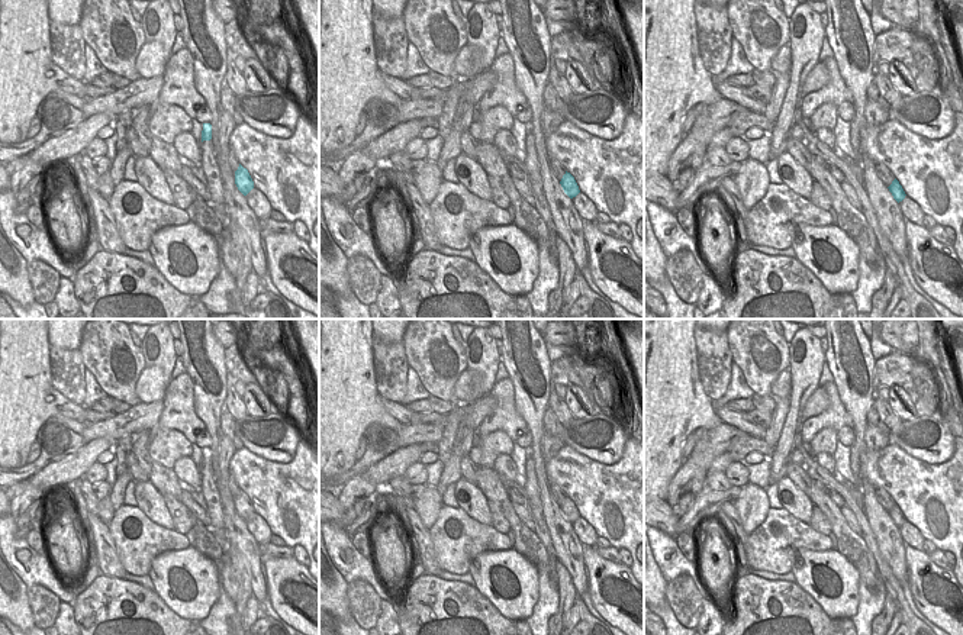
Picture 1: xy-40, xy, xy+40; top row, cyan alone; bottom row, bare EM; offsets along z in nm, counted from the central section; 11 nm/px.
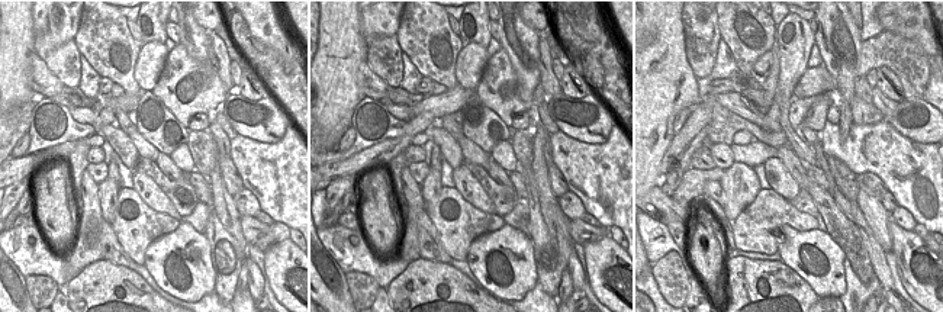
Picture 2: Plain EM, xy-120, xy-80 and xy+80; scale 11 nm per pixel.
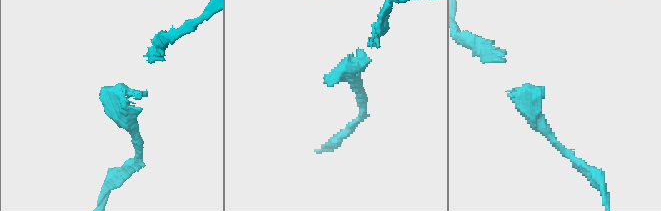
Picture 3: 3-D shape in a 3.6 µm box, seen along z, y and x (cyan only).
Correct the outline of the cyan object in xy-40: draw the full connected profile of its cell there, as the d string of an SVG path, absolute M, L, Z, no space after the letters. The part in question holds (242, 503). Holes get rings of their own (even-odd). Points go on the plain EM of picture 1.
M241 489L238 494L235 496L235 509L244 520L247 520L254 513L254 506L248 494L244 493Z

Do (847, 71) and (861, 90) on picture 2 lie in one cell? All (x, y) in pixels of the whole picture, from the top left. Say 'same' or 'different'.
different

